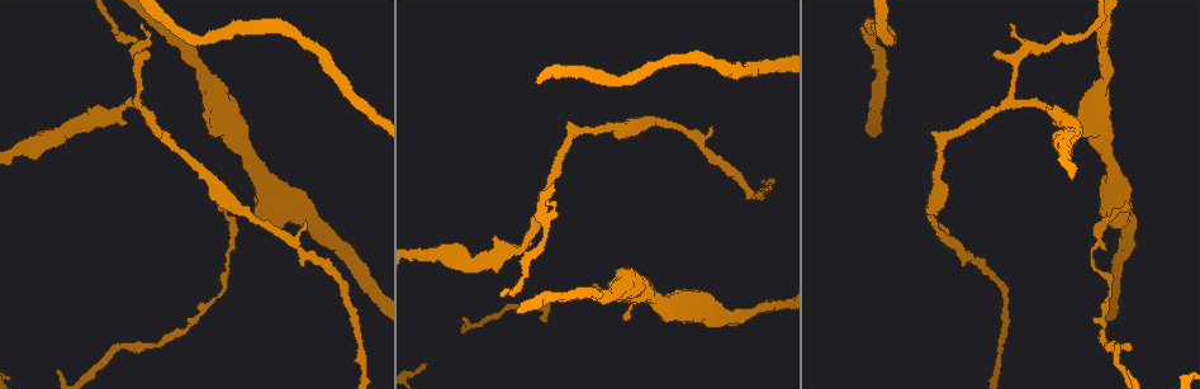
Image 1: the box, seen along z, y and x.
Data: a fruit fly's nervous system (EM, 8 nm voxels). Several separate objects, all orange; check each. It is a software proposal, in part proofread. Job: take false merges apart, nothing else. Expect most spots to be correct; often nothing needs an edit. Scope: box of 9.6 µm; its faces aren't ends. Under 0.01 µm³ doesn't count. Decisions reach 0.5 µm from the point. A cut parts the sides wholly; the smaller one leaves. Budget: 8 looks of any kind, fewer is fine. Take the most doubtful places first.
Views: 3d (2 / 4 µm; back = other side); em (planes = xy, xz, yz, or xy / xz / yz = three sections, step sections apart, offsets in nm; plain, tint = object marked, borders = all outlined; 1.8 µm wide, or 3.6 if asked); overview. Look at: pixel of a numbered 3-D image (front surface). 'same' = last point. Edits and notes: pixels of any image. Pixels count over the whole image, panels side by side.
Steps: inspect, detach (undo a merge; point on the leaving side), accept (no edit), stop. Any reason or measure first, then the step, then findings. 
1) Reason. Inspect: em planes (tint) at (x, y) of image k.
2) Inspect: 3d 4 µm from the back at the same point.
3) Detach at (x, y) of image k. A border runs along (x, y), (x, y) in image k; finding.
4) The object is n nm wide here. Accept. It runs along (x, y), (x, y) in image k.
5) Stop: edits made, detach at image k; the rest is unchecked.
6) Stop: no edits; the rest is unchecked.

Thick turns thin. Inspect: em planes (tint) at (1096, 247) of image 1.

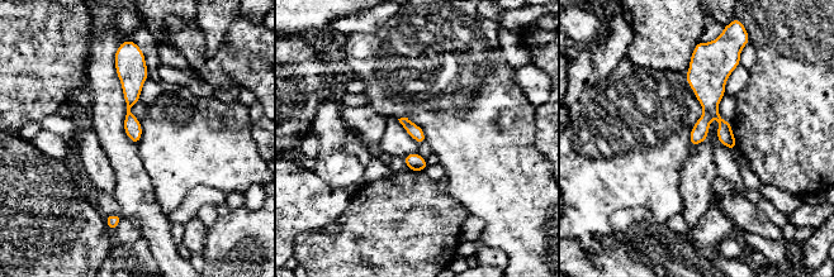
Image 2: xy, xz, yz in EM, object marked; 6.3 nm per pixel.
Accept. It runs along (127, 61), (128, 115), (136, 138) in image 2; continuous, no second cell.

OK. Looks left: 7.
Three-way junction. Inspect: 3d 2 µm at (138, 103) of image 1.

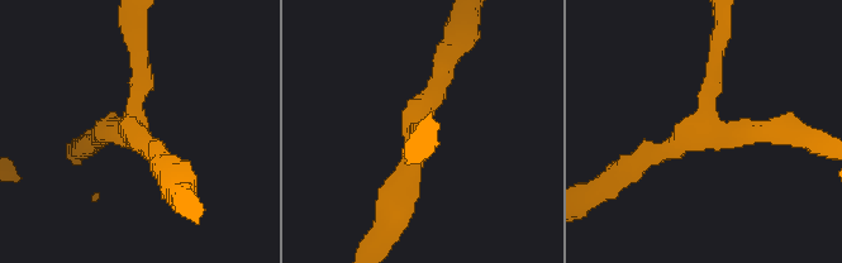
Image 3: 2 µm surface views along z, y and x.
Shape alone is not enough. Inspect: em planes (tint) at (704, 132) of image 3.

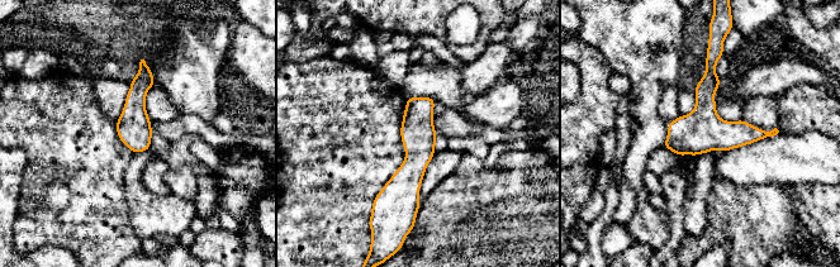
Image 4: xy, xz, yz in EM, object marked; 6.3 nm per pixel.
The object is 220 nm wide here. Accept. Continuous, no second cell.

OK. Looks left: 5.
Thick turns thin. Inspect: em planes (tint) at (930, 213) of image 1.

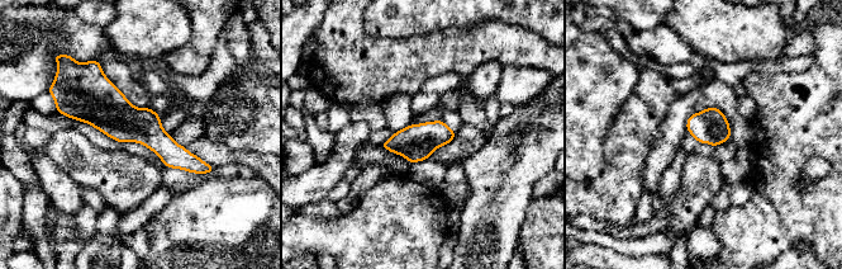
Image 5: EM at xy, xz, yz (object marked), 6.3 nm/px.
Accept. It runs along (69, 109), (108, 109), (208, 168) in image 5; one cell here.

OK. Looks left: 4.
Stop: no edits; the rest is unchecked.

